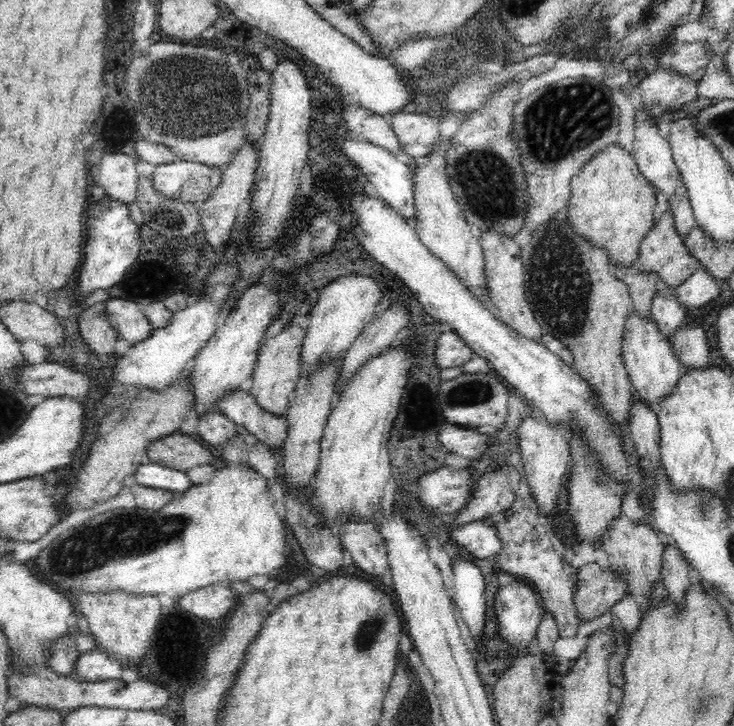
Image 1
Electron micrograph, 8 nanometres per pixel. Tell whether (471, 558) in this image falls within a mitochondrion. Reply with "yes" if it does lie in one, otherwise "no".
no

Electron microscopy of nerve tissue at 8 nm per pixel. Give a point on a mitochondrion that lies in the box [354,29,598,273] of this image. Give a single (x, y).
(485, 176)

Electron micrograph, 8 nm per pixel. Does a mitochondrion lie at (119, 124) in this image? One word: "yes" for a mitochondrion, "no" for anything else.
no

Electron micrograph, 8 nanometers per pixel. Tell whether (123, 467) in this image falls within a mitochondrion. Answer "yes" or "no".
no

